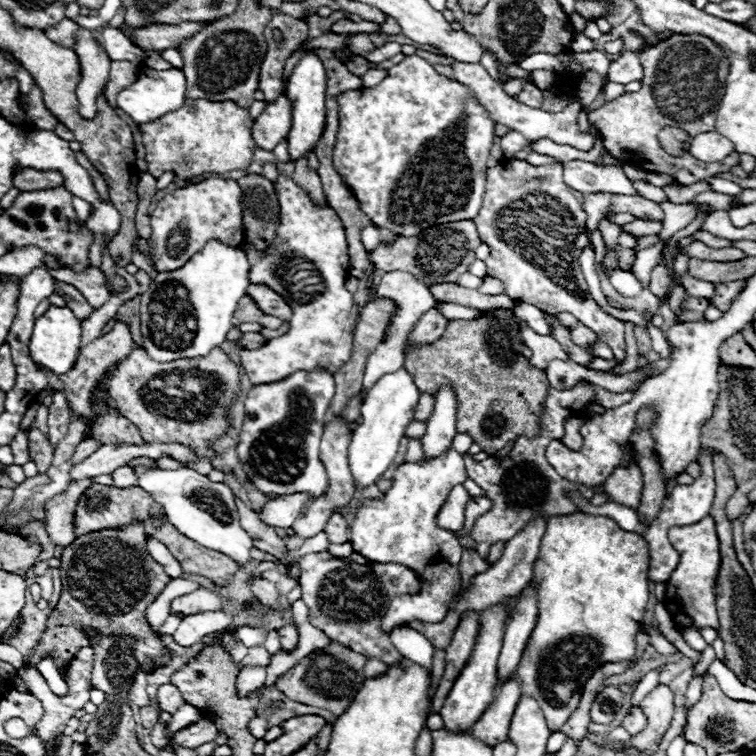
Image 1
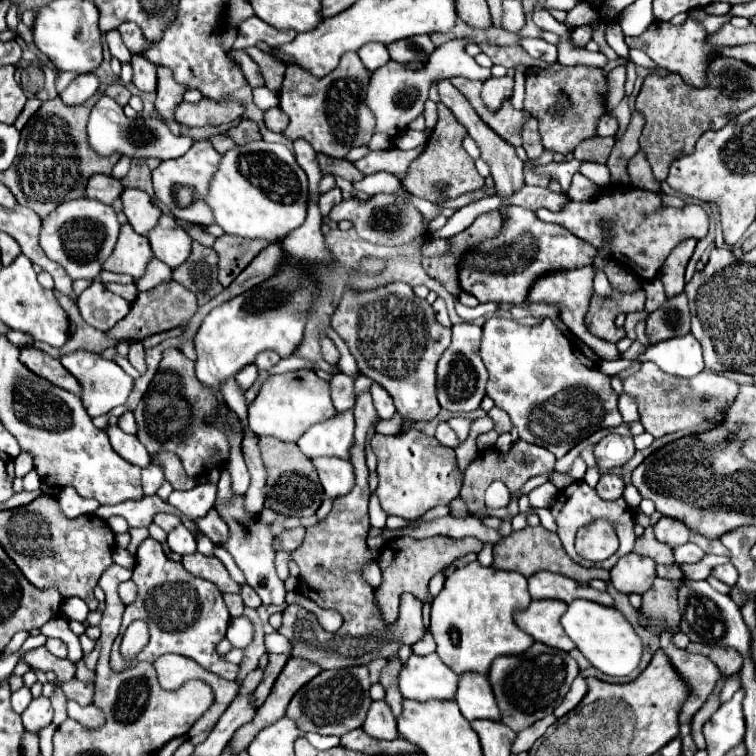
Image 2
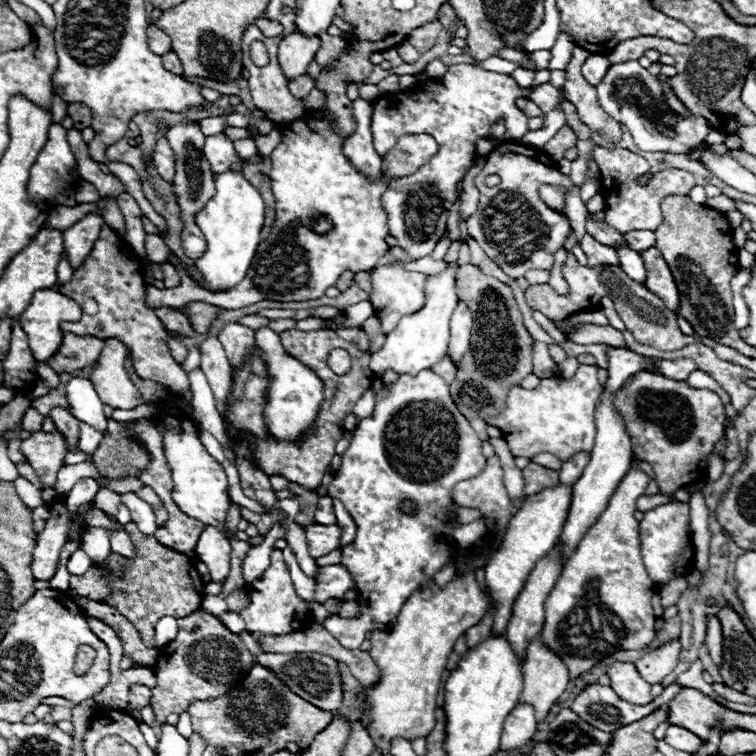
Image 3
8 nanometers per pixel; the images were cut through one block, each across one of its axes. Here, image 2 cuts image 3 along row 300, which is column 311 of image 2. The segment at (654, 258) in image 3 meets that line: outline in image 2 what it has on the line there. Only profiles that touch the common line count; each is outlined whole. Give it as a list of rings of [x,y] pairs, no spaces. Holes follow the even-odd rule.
[[[290,658],[284,670],[280,672],[264,706],[260,706],[256,716],[234,734],[230,742],[230,746],[234,748],[234,754],[240,754],[248,746],[248,742],[254,738],[254,734],[258,734],[264,726],[270,726],[272,722],[276,722],[276,718],[282,718],[292,696],[320,672],[322,670],[318,666],[312,666],[302,658]]]

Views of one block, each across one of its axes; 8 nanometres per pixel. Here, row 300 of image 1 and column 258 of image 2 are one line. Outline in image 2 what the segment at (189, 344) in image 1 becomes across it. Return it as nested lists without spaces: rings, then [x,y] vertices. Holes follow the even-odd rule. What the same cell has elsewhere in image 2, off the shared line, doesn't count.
[[[248,142],[222,154],[218,172],[210,180],[204,202],[212,208],[214,222],[226,232],[242,238],[280,240],[306,220],[308,178],[298,166],[294,152],[284,144]]]

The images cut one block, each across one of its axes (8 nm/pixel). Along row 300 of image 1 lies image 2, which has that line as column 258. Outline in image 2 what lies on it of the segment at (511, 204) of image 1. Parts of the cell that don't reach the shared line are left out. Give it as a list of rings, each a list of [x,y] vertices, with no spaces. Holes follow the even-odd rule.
[[[224,470],[220,474],[218,480],[218,498],[216,498],[216,510],[220,512],[220,516],[226,520],[226,524],[230,526],[230,538],[226,544],[222,544],[232,558],[236,560],[236,564],[240,566],[240,570],[246,576],[246,582],[256,590],[256,594],[262,598],[264,606],[270,604],[284,604],[284,582],[276,576],[274,570],[274,552],[272,552],[272,530],[268,524],[260,524],[256,514],[248,514],[244,510],[244,496],[234,496],[232,488],[230,488],[230,474]]]

